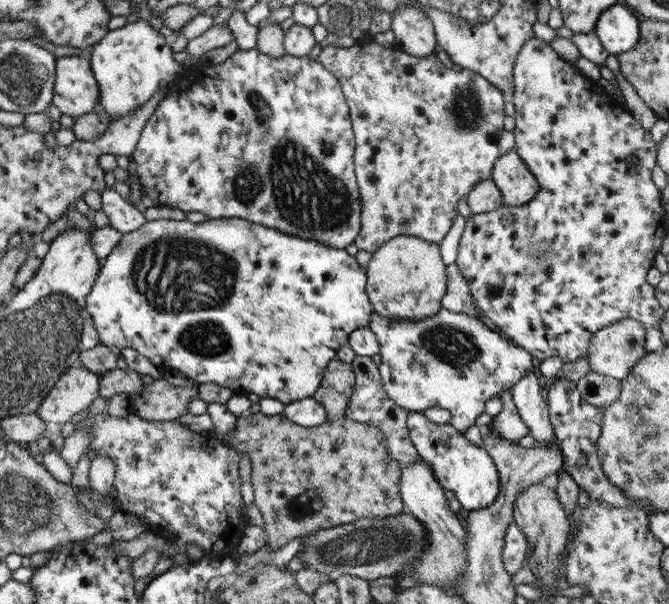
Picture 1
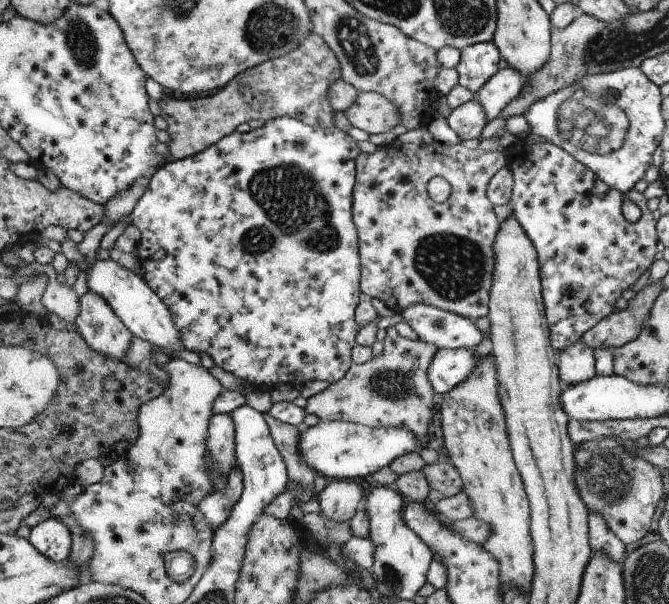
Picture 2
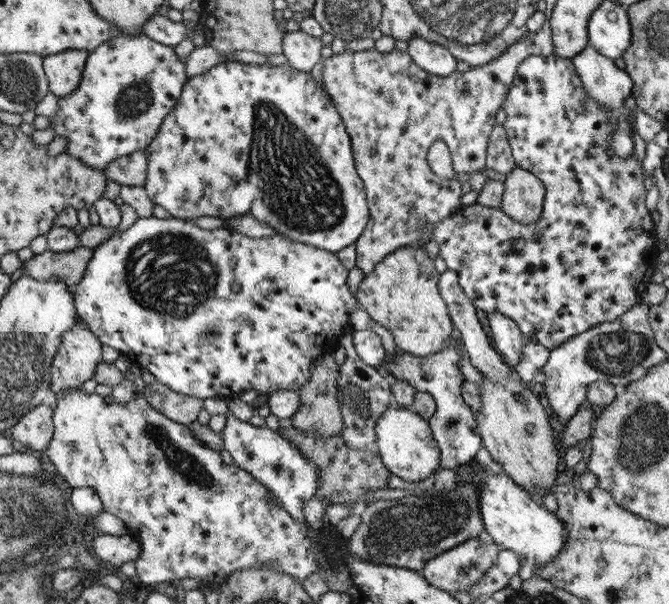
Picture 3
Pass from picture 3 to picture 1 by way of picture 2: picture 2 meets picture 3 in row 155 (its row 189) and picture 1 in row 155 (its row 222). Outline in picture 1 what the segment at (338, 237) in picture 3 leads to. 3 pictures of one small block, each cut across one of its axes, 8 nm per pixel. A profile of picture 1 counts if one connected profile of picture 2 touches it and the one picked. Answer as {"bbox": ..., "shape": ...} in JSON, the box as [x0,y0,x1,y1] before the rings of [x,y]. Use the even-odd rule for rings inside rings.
{"bbox":[132,47,360,249],"shape":[[[256,47],[238,50],[225,62],[203,61],[193,65],[184,73],[173,89],[161,100],[160,106],[147,120],[141,139],[134,149],[132,158],[137,164],[137,176],[143,188],[142,194],[149,196],[155,205],[178,208],[186,212],[201,212],[208,219],[240,218],[254,224],[267,225],[280,232],[289,233],[304,240],[321,241],[326,246],[345,249],[356,242],[360,230],[360,194],[357,178],[354,176],[354,134],[346,97],[339,80],[330,74],[329,69],[310,55],[302,58],[284,55],[268,56]]]}

